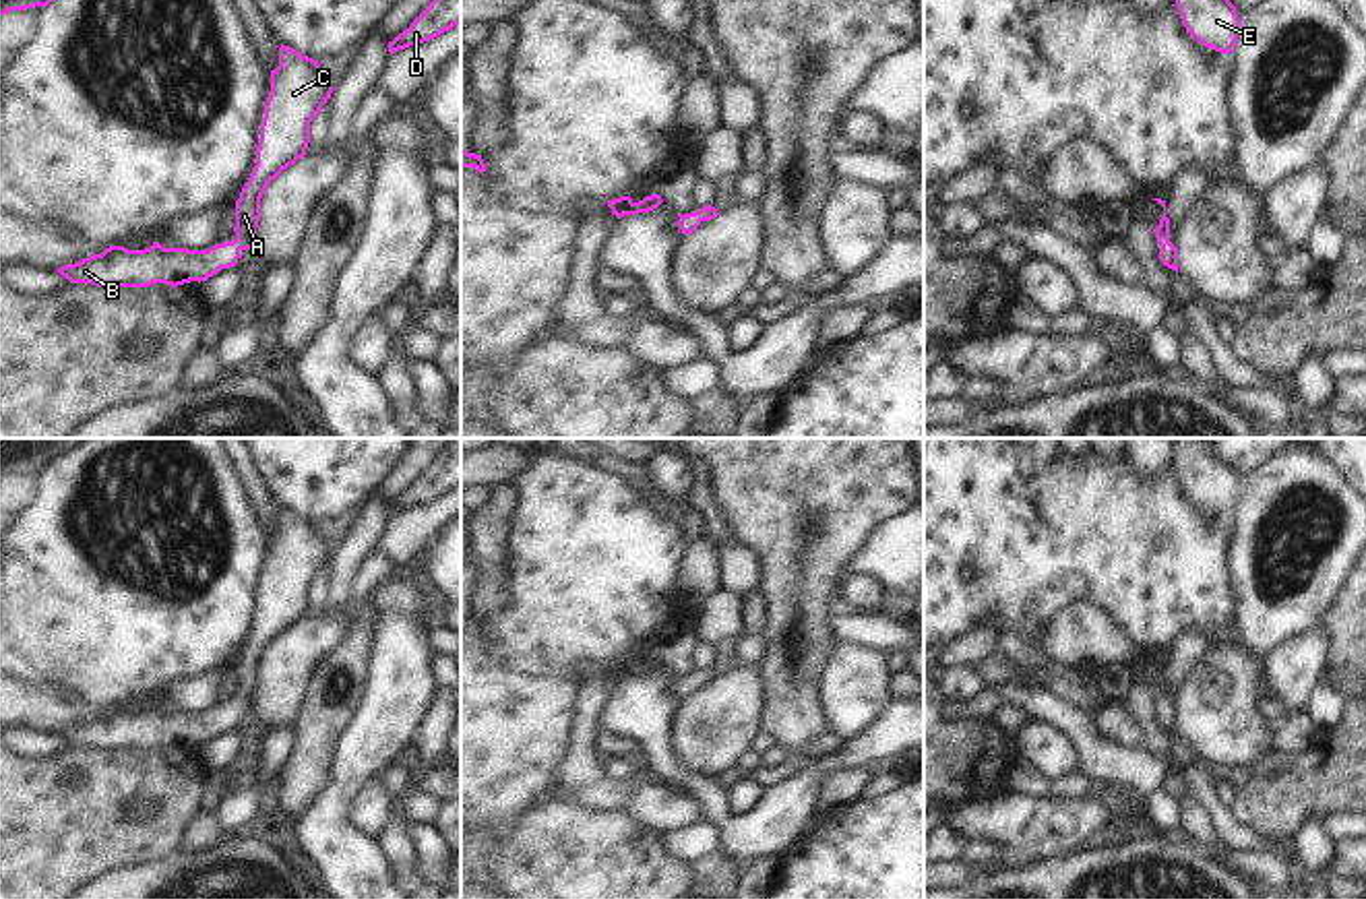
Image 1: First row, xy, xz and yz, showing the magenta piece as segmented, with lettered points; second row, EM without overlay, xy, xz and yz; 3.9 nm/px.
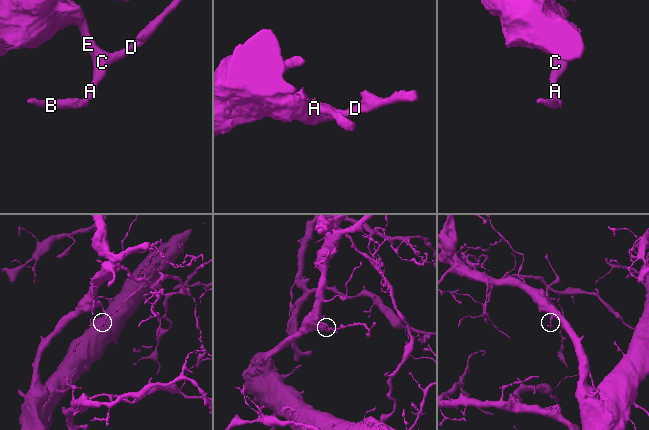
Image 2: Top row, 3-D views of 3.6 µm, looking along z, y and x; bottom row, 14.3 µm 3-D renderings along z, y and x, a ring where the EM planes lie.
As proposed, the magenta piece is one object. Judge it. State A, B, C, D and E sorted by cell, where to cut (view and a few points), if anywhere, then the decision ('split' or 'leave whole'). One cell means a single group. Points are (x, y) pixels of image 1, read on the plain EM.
A B C D E; no cut; leave whole

